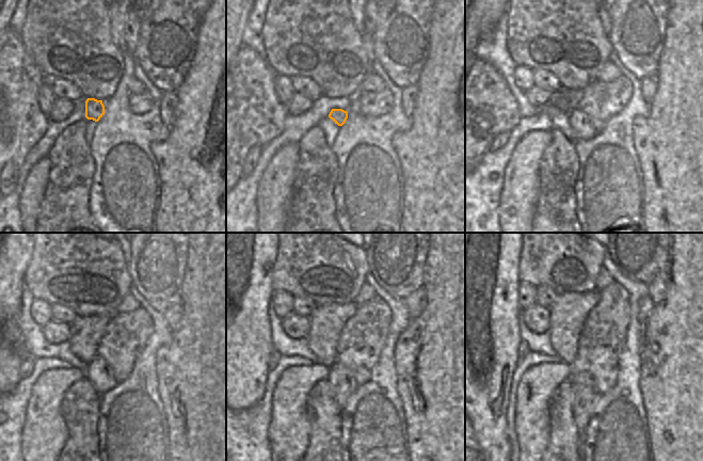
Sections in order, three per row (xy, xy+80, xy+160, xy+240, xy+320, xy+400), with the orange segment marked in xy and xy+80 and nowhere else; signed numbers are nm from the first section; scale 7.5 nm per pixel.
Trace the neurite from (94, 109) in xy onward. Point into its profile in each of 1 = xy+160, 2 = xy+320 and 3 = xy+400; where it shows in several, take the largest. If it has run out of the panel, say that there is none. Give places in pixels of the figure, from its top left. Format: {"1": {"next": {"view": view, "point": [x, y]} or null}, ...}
{"1": {"next": {"view": "xy+160", "point": [582, 130]}}, "2": {"next": {"view": "xy+320", "point": [342, 382]}}, "3": {"next": {"view": "xy+400", "point": [585, 394]}}}

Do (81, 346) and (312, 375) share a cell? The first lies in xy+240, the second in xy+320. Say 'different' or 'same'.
different

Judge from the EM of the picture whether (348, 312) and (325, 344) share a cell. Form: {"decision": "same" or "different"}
{"decision": "same"}

